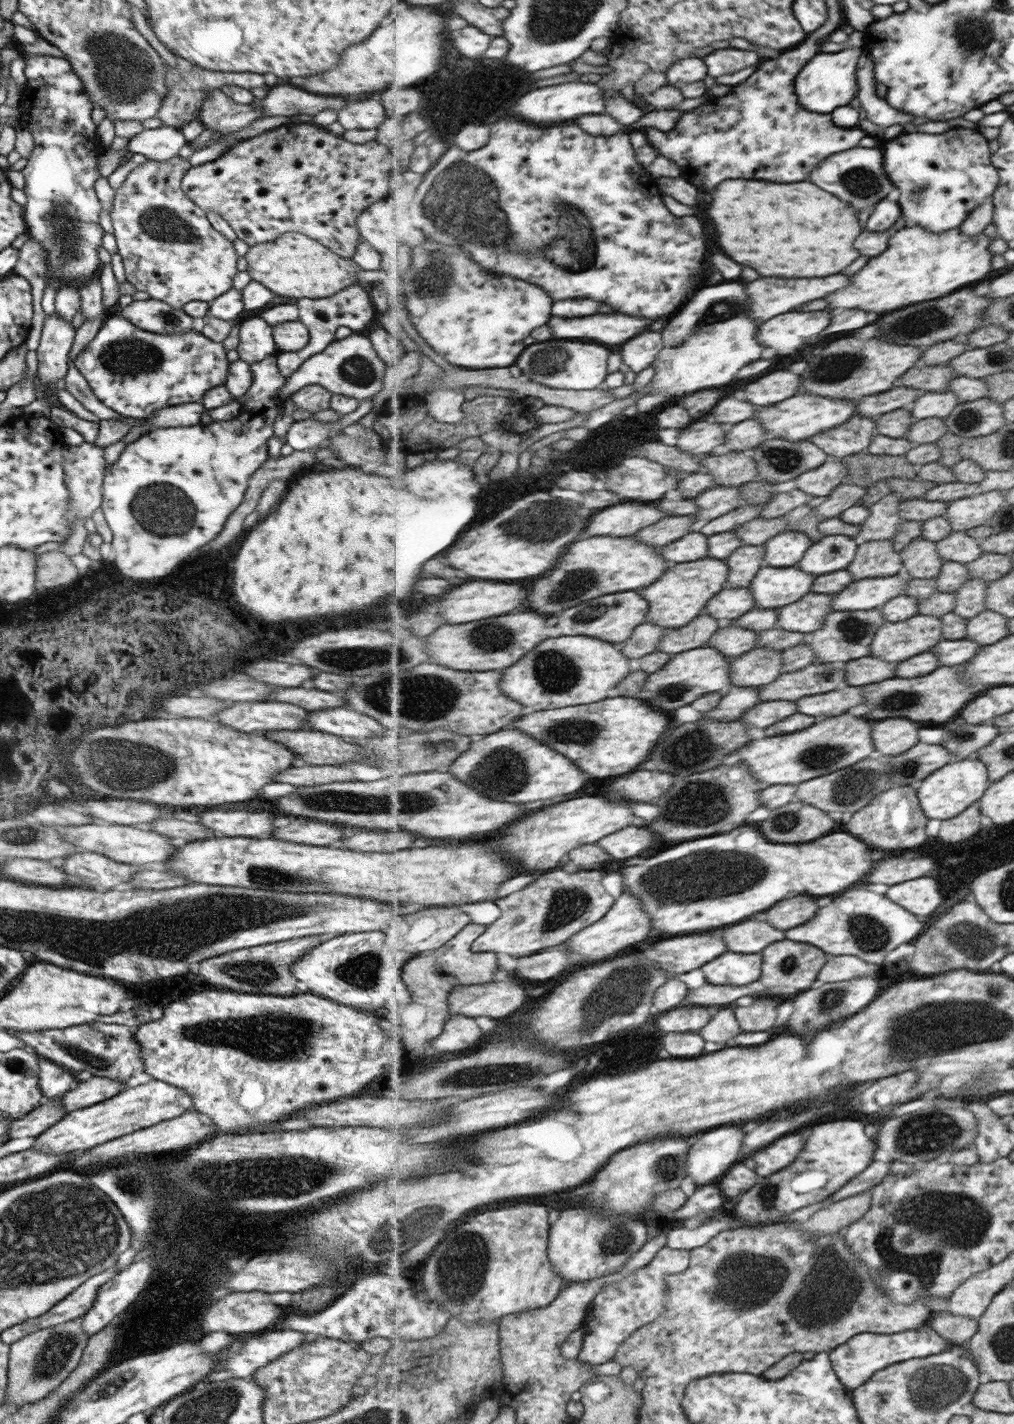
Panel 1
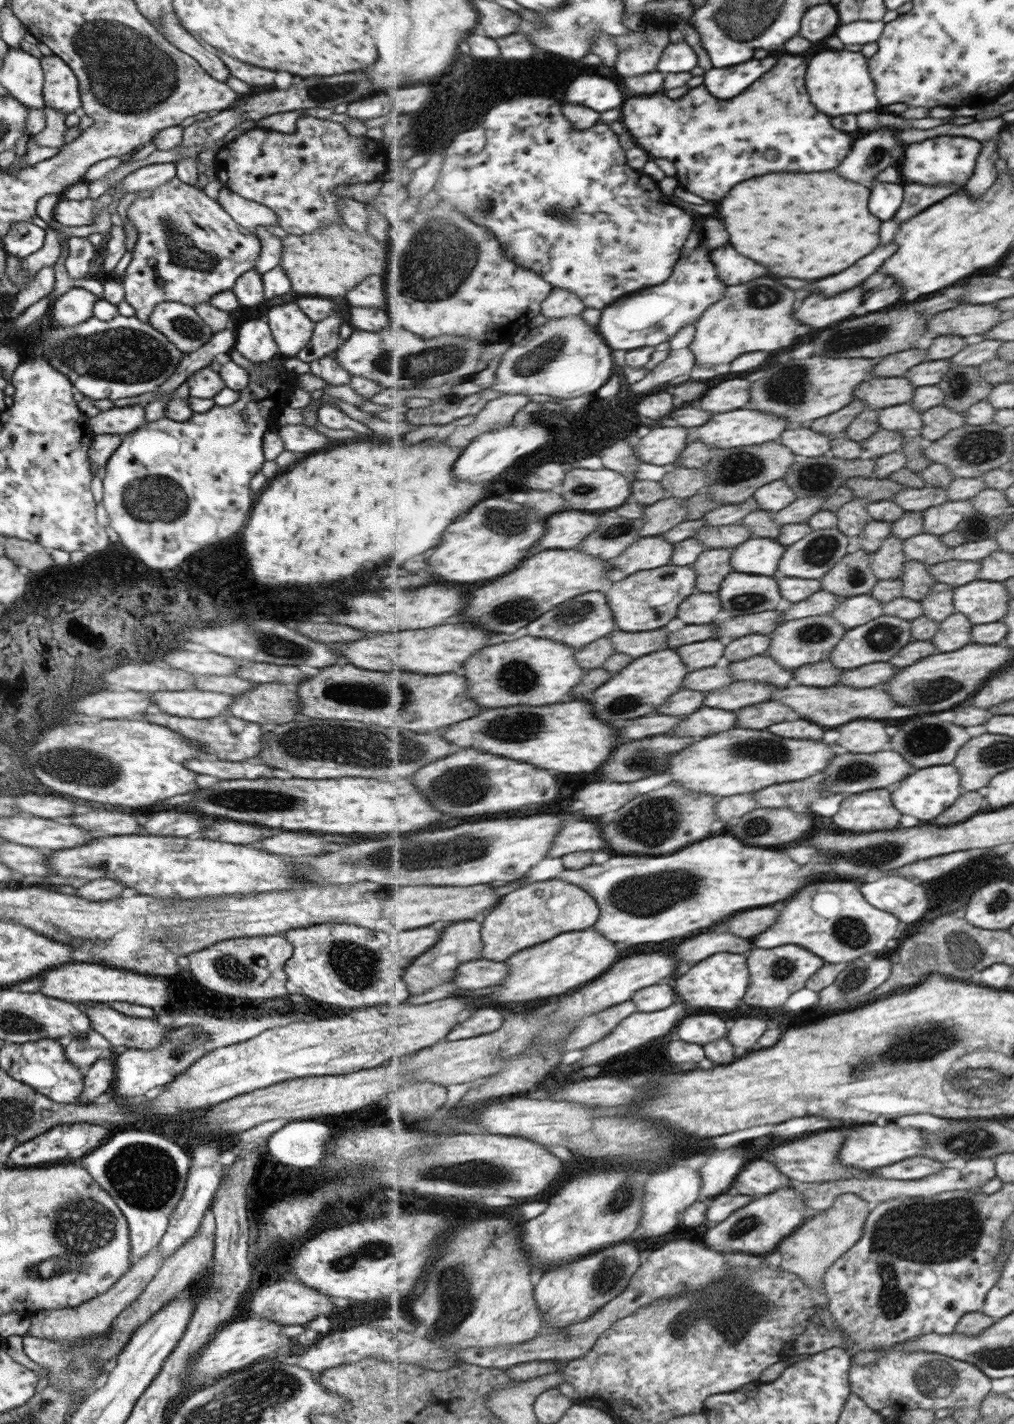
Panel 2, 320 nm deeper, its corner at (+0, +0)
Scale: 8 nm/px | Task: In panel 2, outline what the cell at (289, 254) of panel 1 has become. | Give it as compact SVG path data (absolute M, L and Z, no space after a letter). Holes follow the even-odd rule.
M331 223L321 228L312 230L311 234L293 236L289 234L281 238L282 253L279 266L285 271L292 292L297 294L309 294L315 297L334 297L337 294L344 295L347 290L353 288L366 276L380 275L386 265L386 250L379 230L363 231L362 233L351 230L347 225Z

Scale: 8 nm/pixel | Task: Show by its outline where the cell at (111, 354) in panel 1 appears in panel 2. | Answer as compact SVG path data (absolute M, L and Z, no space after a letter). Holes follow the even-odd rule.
M115 314L109 321L91 316L75 326L48 324L42 328L33 356L44 356L47 364L66 376L86 398L116 401L156 391L171 376L184 354L149 323L134 316Z

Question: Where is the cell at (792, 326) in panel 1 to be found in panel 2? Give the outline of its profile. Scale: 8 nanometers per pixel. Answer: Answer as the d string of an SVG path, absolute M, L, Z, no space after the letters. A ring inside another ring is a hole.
M857 286L851 292L837 294L835 298L825 296L825 294L813 294L805 300L805 304L795 312L795 318L799 318L803 324L809 324L817 330L823 330L835 322L851 318L855 310L863 304L867 290Z

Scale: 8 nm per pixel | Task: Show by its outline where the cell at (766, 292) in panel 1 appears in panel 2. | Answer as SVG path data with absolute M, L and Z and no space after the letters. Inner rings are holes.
M889 244L889 246L879 246L879 250L875 250L875 254L869 254L867 258L863 258L863 262L857 262L855 266L851 266L851 270L843 270L843 274L835 274L831 278L823 278L819 280L813 292L825 292L825 294L839 294L845 290L851 290L859 284L863 284L869 276L873 276L887 258L891 258L897 252L897 244Z

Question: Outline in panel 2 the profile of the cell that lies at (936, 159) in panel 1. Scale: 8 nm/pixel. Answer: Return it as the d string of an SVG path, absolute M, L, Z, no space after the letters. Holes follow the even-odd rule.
M937 136L925 142L916 142L907 148L901 161L903 172L900 173L906 184L957 185L958 188L965 189L968 180L974 175L982 148L982 142L965 136Z

